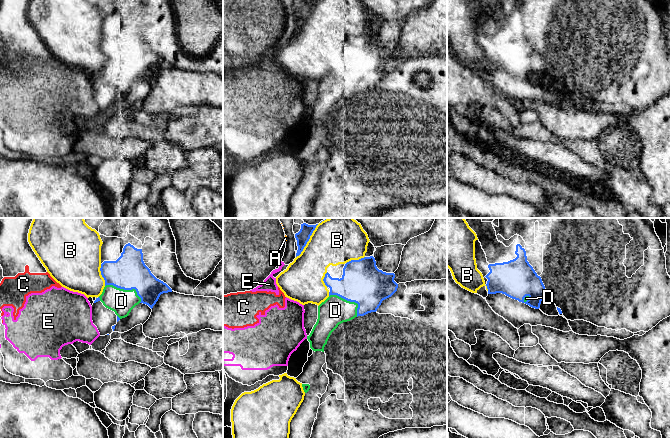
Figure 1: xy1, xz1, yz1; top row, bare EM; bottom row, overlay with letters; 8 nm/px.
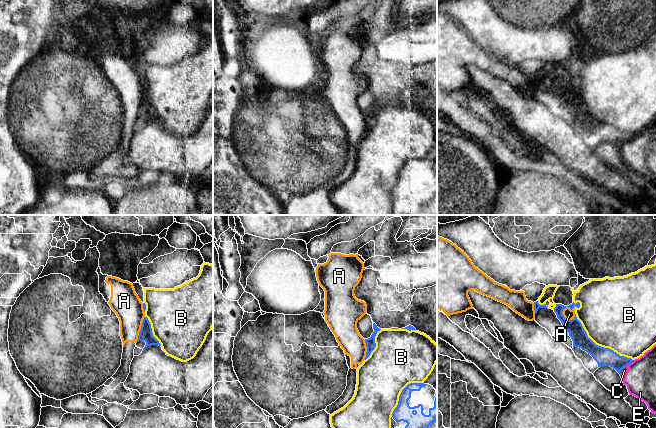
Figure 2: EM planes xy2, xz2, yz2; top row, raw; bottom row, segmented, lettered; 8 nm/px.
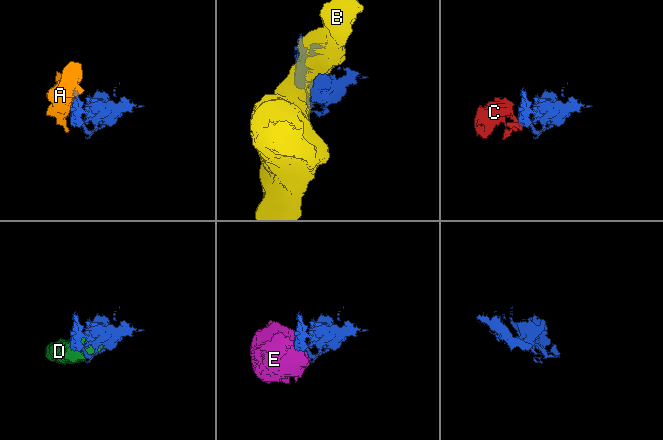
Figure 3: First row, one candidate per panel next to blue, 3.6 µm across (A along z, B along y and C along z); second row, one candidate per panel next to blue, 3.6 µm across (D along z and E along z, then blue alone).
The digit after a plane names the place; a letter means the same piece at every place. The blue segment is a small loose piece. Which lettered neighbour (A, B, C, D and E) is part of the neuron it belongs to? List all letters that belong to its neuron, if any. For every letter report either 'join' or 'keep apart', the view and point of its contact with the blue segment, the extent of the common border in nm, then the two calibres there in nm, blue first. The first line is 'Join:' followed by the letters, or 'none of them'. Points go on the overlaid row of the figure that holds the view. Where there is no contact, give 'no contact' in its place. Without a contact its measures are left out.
Join: D
A: keep apart; meets blue in yz2 at (565, 307); contact 150 nm long; 130 nm thick on the blue side, 90 nm on the other
B: keep apart; meets blue in yz2 at (599, 346); contact 600 nm long; 140 nm thick on the blue side, 480 nm on the other
C: keep apart; meets blue in yz2 at (621, 369); contact 80 nm long; 140 nm thick on the blue side, 50 nm on the other
D: join; meets blue in xy1 at (126, 289); contact 320 nm long; 280 nm thick on the blue side, 200 nm on the other
E: keep apart; meets blue in yz2 at (629, 363); contact 90 nm long; 140 nm thick on the blue side, 260 nm on the other

